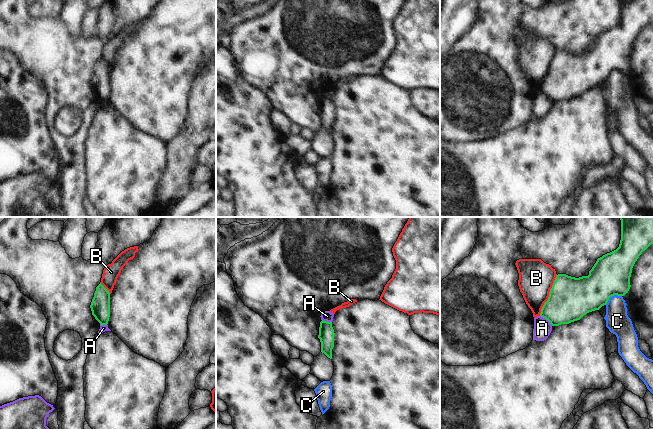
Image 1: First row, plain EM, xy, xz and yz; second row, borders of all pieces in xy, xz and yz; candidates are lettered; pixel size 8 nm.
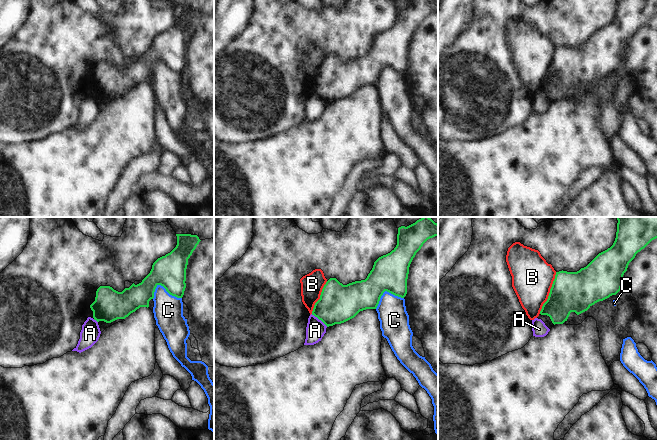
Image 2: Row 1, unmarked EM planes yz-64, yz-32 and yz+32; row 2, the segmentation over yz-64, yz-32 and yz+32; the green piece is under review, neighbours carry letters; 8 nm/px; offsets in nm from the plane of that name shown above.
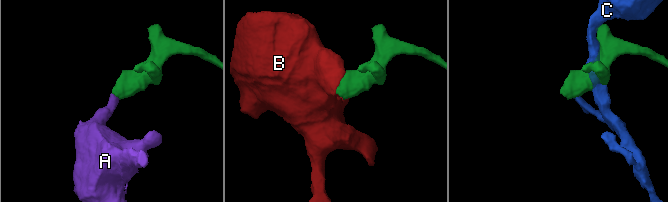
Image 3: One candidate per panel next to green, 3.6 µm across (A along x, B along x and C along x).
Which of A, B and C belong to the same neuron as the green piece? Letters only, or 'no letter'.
no letter

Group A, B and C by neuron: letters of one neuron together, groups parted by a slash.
A / B / C

